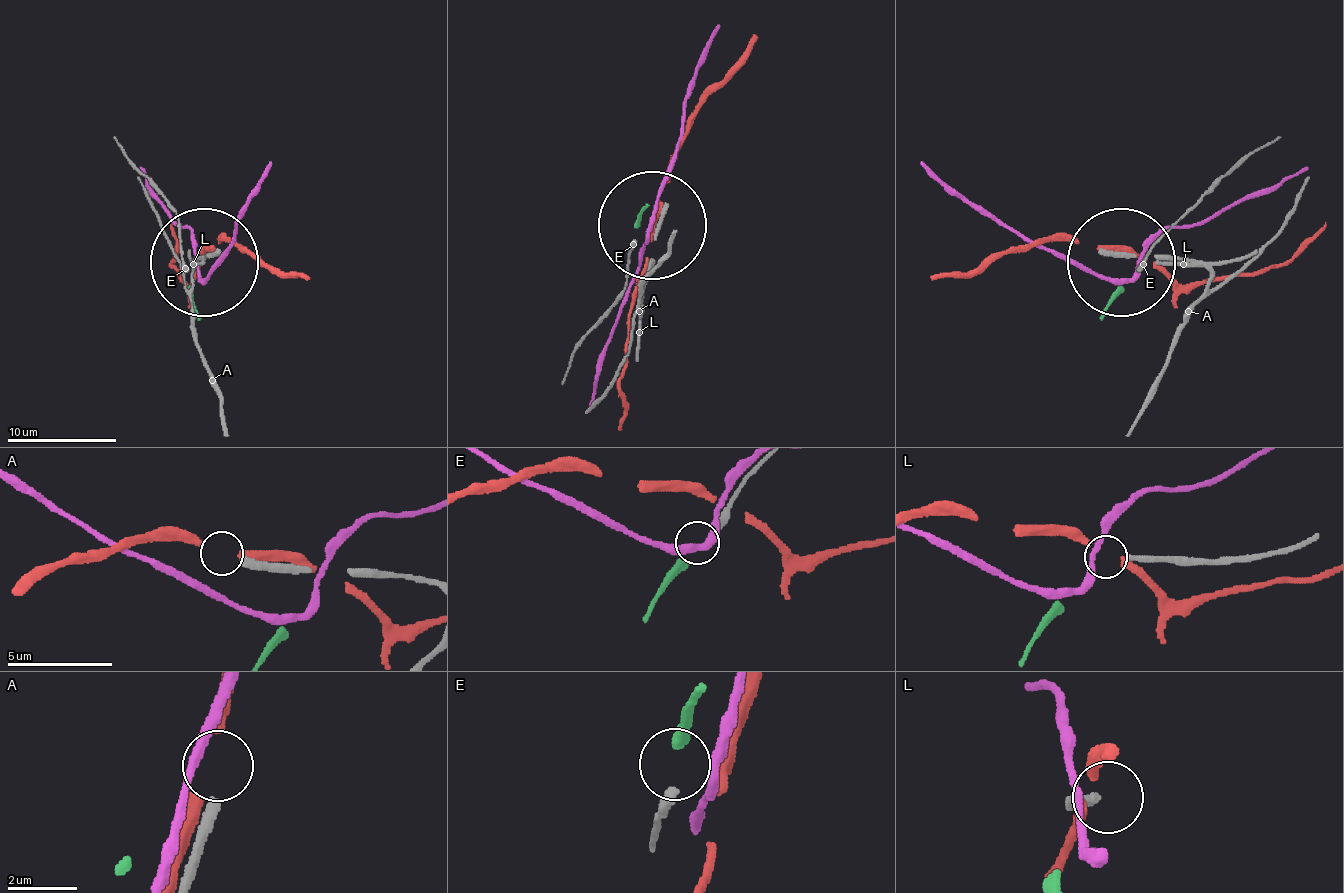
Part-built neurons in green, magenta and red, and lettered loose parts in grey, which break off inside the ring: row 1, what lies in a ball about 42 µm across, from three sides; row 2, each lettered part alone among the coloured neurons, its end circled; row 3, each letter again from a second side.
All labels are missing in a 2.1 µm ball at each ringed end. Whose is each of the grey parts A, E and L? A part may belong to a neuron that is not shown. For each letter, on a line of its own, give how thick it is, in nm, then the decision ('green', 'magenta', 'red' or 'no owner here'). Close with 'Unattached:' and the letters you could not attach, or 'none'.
A: 360 nm | no owner here
E: 360 nm | green
L: 280 nm | no owner here
Unattached: A, L

